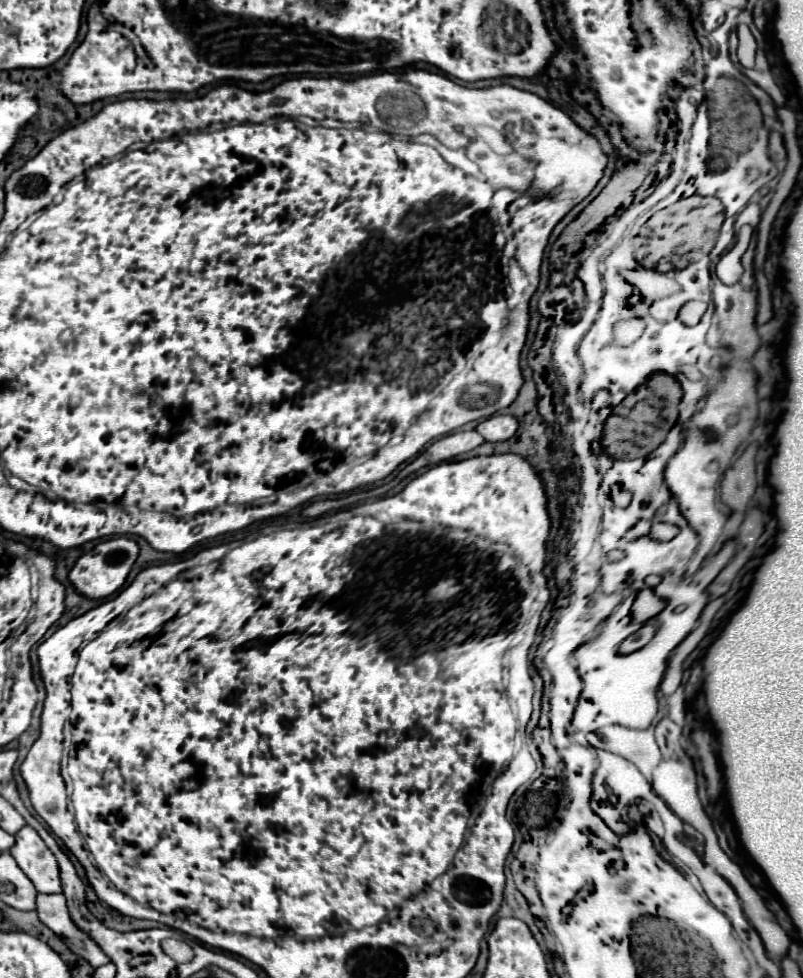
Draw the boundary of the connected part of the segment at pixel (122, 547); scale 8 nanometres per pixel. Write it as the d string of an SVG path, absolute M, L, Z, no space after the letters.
M121 536L121 538L103 540L91 552L87 552L77 560L73 570L69 572L69 580L73 582L77 592L89 598L105 598L123 586L133 562L137 560L137 552L139 552L139 546L131 538Z

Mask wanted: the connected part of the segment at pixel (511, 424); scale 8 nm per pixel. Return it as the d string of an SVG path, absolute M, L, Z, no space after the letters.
M497 414L483 420L477 426L477 432L487 438L487 442L503 442L509 440L519 428L519 420L509 414Z

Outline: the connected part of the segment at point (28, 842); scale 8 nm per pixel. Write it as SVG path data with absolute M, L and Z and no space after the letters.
M25 826L15 834L15 838L17 842L9 852L21 870L25 870L41 894L59 894L63 890L63 884L57 858L41 840L41 836L31 826Z

